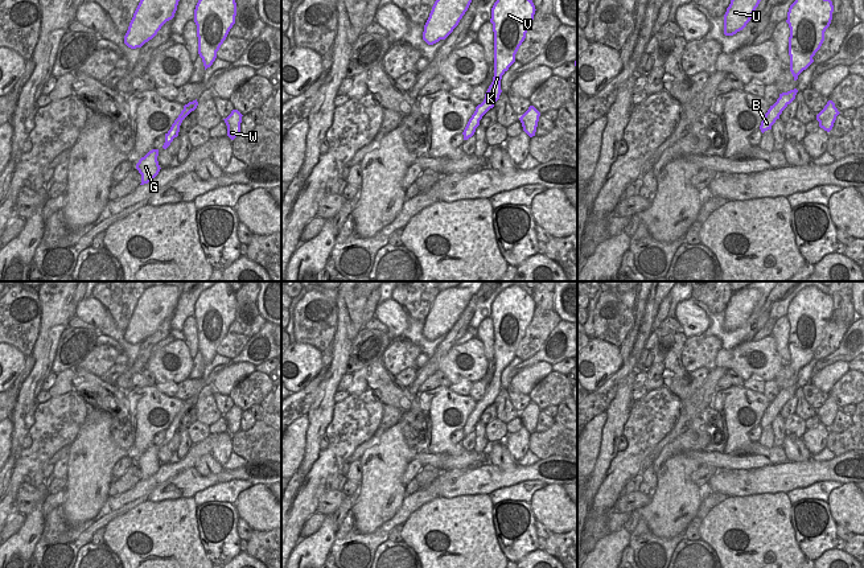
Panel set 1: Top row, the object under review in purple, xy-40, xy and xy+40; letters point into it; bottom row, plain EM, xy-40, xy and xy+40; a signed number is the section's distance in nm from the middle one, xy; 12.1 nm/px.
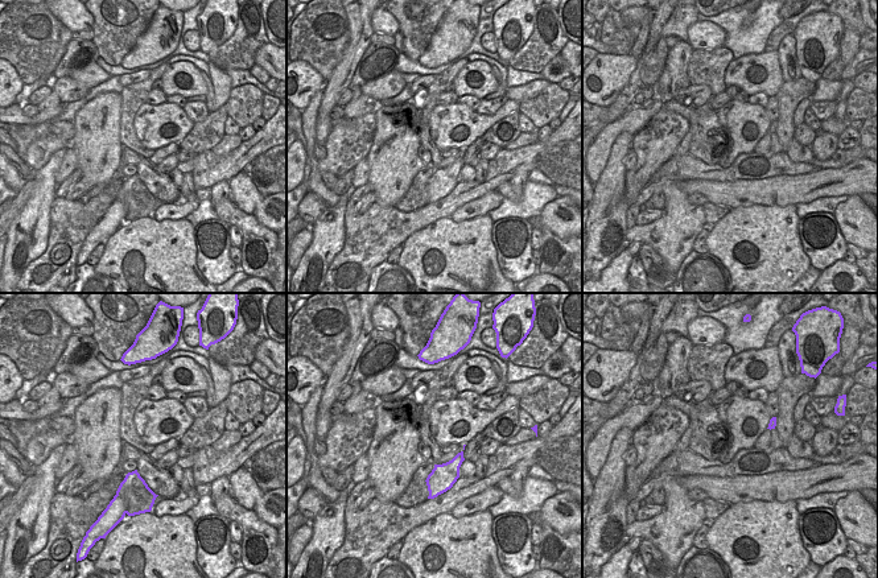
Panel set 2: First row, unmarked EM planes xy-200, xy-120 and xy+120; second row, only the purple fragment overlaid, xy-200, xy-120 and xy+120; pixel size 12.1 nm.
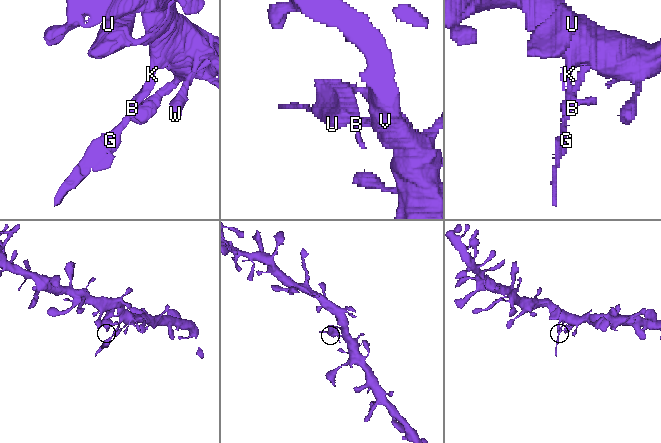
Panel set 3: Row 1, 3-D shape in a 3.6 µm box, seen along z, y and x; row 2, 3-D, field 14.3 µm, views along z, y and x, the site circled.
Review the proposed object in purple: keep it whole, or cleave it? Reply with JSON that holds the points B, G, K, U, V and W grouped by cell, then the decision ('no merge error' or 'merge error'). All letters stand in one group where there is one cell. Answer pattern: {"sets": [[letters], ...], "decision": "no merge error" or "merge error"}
{"sets": [["B", "G"], ["K", "U", "V", "W"]], "decision": "merge error"}

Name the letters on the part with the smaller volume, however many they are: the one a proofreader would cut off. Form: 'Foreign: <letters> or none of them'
Foreign: B, G

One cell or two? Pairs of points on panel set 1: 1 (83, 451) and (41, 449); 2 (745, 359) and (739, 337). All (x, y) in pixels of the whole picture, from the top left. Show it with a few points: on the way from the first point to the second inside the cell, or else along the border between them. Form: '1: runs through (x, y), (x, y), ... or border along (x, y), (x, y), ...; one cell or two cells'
1: border along (85, 419), (77, 436), (69, 445); two cells
2: border along (752, 338), (723, 349); two cells

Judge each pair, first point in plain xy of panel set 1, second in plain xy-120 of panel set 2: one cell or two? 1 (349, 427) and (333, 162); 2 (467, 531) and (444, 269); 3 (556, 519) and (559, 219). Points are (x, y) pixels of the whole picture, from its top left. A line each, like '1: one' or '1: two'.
1: one
2: one
3: one

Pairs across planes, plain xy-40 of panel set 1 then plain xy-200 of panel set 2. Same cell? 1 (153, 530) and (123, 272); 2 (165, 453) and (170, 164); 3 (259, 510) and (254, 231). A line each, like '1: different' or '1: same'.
1: same
2: different
3: different

